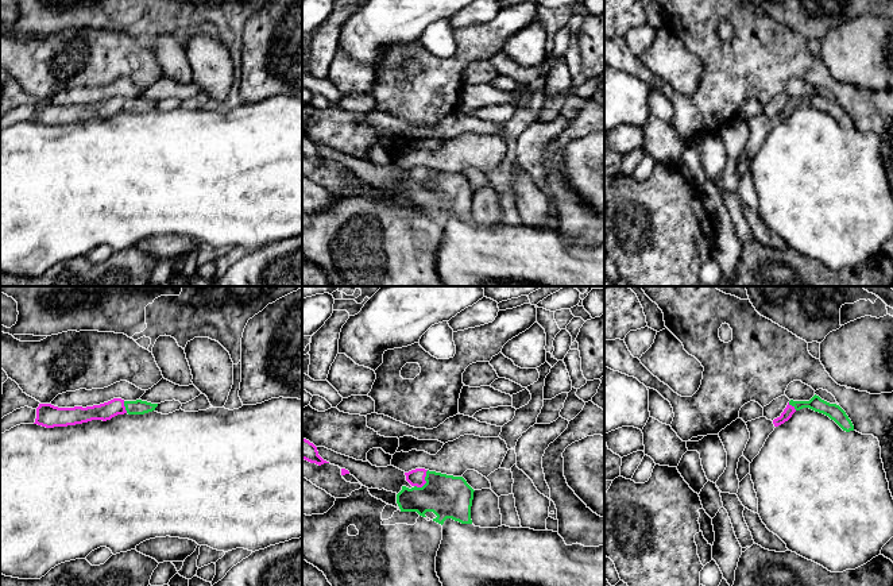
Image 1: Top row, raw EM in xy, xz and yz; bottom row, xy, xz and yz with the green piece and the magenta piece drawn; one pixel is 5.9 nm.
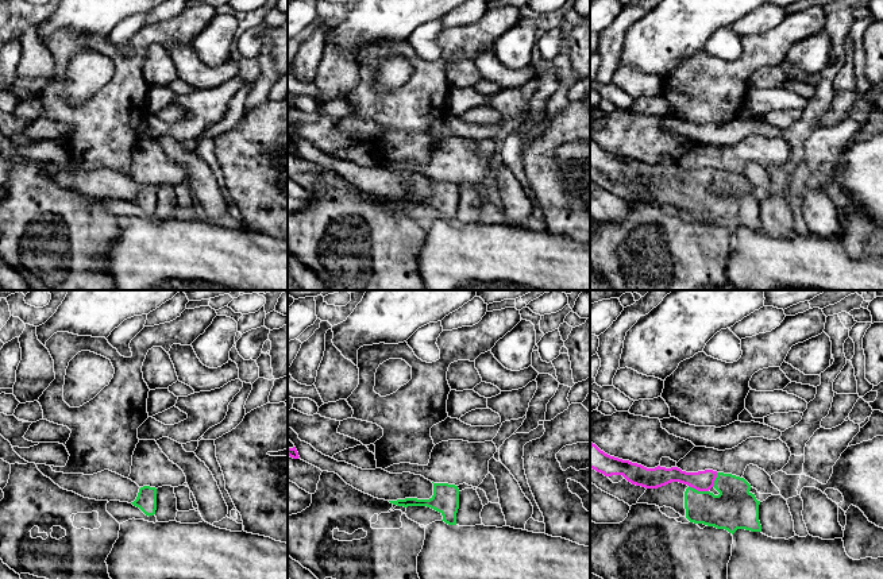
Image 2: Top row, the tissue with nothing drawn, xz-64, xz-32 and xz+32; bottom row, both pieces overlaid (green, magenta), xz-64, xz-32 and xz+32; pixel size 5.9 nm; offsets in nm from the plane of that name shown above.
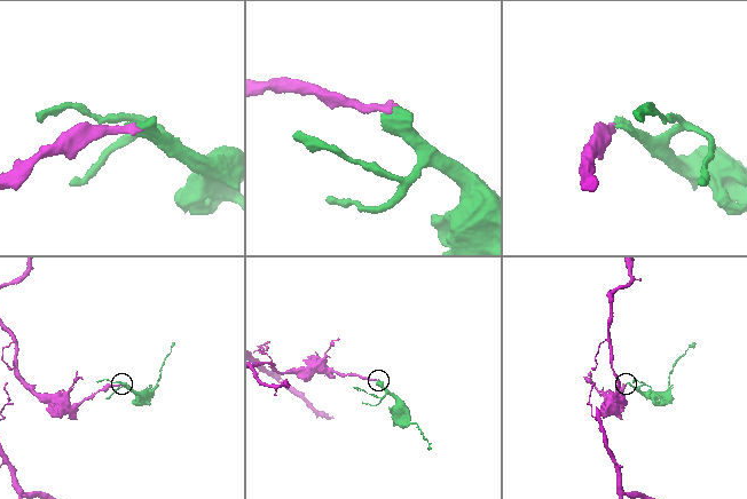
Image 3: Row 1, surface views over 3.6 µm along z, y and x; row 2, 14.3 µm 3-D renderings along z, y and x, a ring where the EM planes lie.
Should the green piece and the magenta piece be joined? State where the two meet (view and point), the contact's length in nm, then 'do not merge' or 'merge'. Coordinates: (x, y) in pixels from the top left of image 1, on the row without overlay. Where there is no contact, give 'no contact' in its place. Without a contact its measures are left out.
xz (426, 180) | 130 nm | merge

